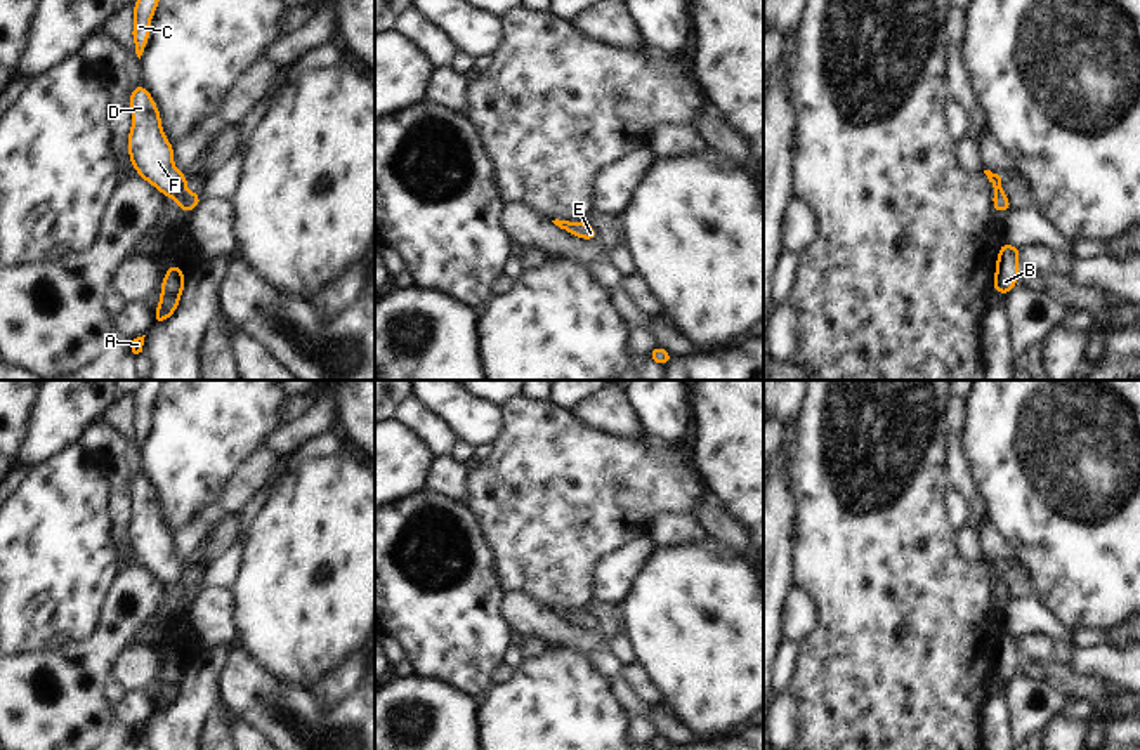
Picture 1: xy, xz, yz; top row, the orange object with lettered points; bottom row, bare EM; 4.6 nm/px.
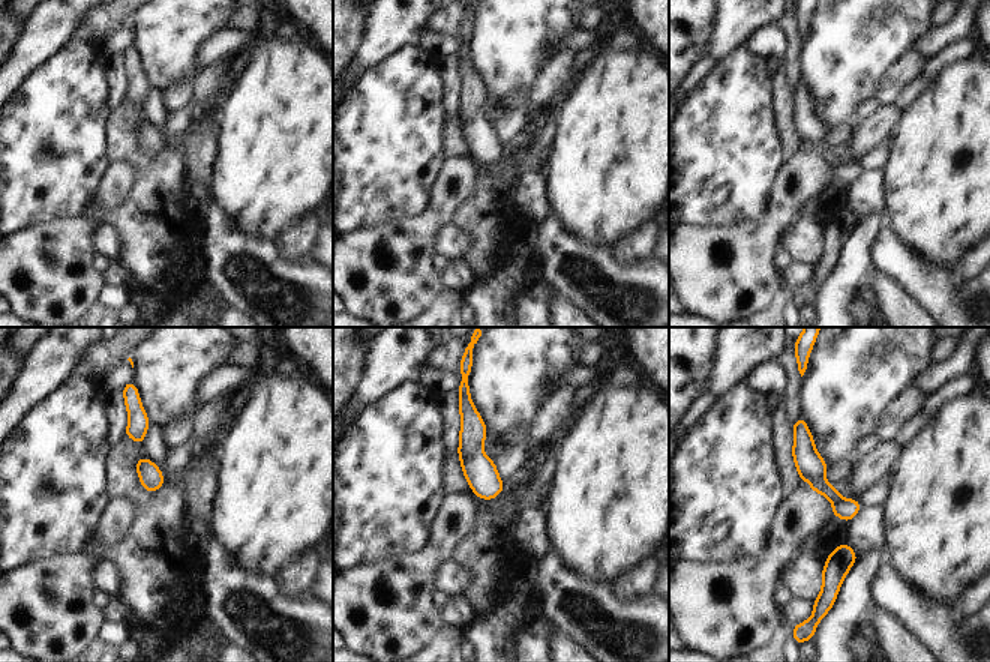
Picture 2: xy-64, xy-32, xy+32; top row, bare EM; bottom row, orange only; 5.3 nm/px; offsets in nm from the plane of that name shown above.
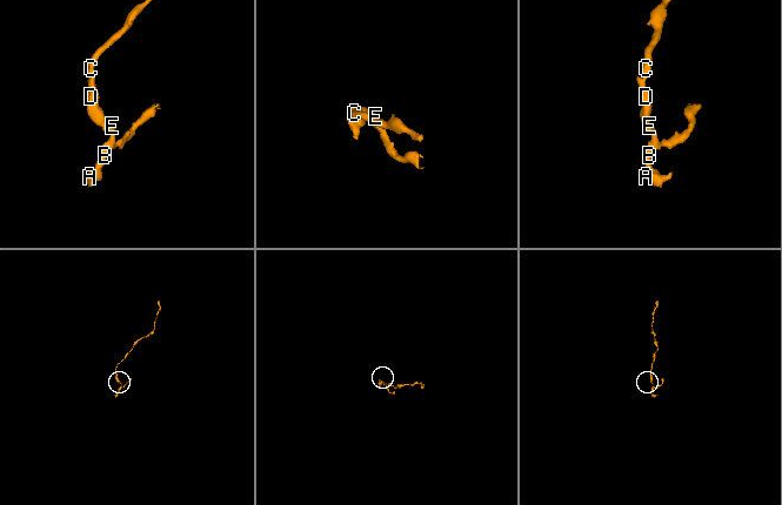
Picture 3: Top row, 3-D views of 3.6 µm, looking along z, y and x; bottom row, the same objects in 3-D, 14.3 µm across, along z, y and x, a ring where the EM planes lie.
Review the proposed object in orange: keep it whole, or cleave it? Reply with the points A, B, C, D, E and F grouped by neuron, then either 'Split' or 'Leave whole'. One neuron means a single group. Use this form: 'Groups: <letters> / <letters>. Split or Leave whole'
Groups: A B C D E F. Leave whole.

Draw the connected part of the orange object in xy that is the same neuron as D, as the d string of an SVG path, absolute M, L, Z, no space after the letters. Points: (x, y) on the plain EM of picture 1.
M142 470L128 484L132 517L128 547L135 561L161 583L174 587L180 601L194 599L203 589L198 578L186 582L189 566L174 556L174 535L163 524L158 495Z

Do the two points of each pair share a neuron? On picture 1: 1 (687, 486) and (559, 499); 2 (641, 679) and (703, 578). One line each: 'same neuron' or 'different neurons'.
1: same neuron
2: different neurons

